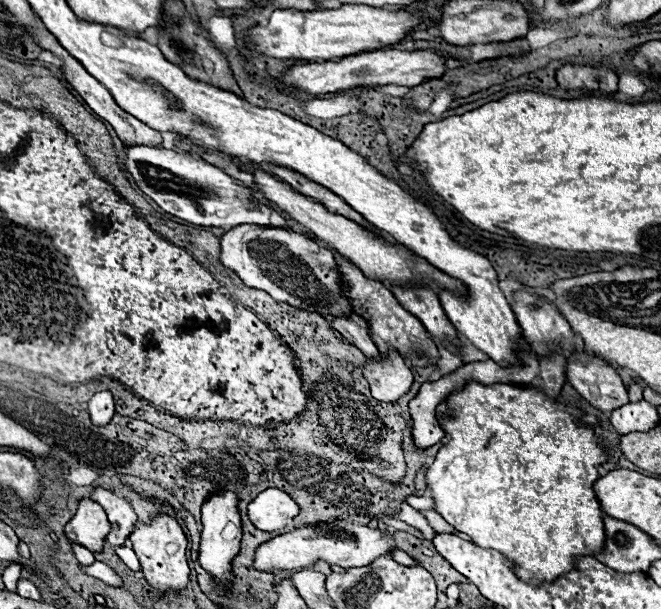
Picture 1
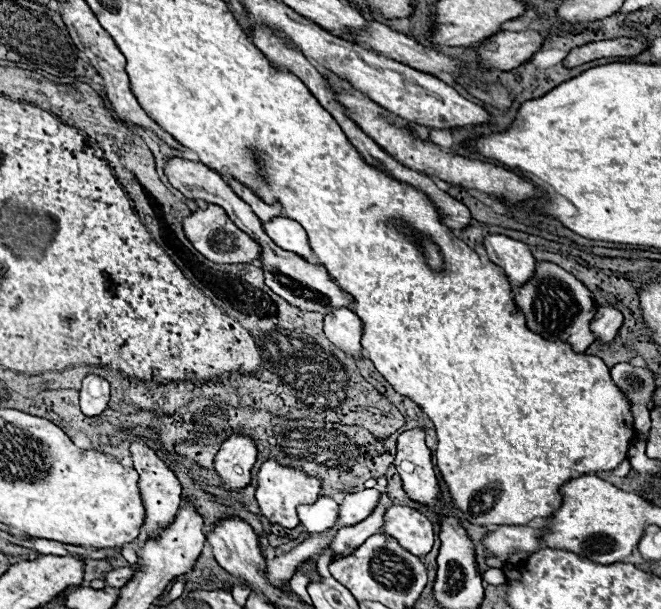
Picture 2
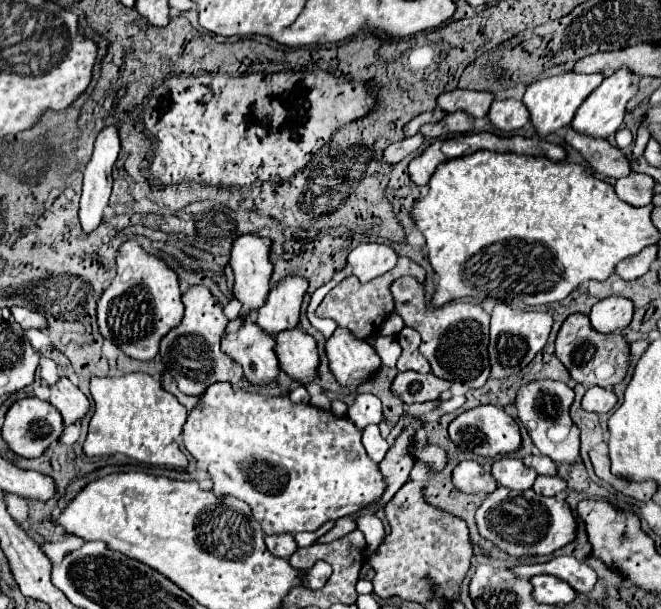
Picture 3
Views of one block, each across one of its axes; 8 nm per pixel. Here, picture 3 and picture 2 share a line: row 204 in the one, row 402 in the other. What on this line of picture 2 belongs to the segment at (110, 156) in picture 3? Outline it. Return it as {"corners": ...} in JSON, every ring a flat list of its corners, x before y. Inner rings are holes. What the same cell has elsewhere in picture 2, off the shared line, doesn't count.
{"corners":[[86,376,80,388,80,408,86,416,98,416,108,408,110,384,100,376]]}

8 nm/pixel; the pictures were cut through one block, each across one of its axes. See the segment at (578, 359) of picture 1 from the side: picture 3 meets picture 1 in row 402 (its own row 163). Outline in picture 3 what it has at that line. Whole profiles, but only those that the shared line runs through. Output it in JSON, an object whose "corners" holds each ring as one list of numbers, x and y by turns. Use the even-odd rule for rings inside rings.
{"corners":[[570,126,566,128,564,138,574,150,578,150,588,160,588,164,596,172,600,172,604,176,610,176,610,178,622,178,622,176,630,174,624,152,620,148,612,146,608,140,578,134,578,132,570,130]]}

